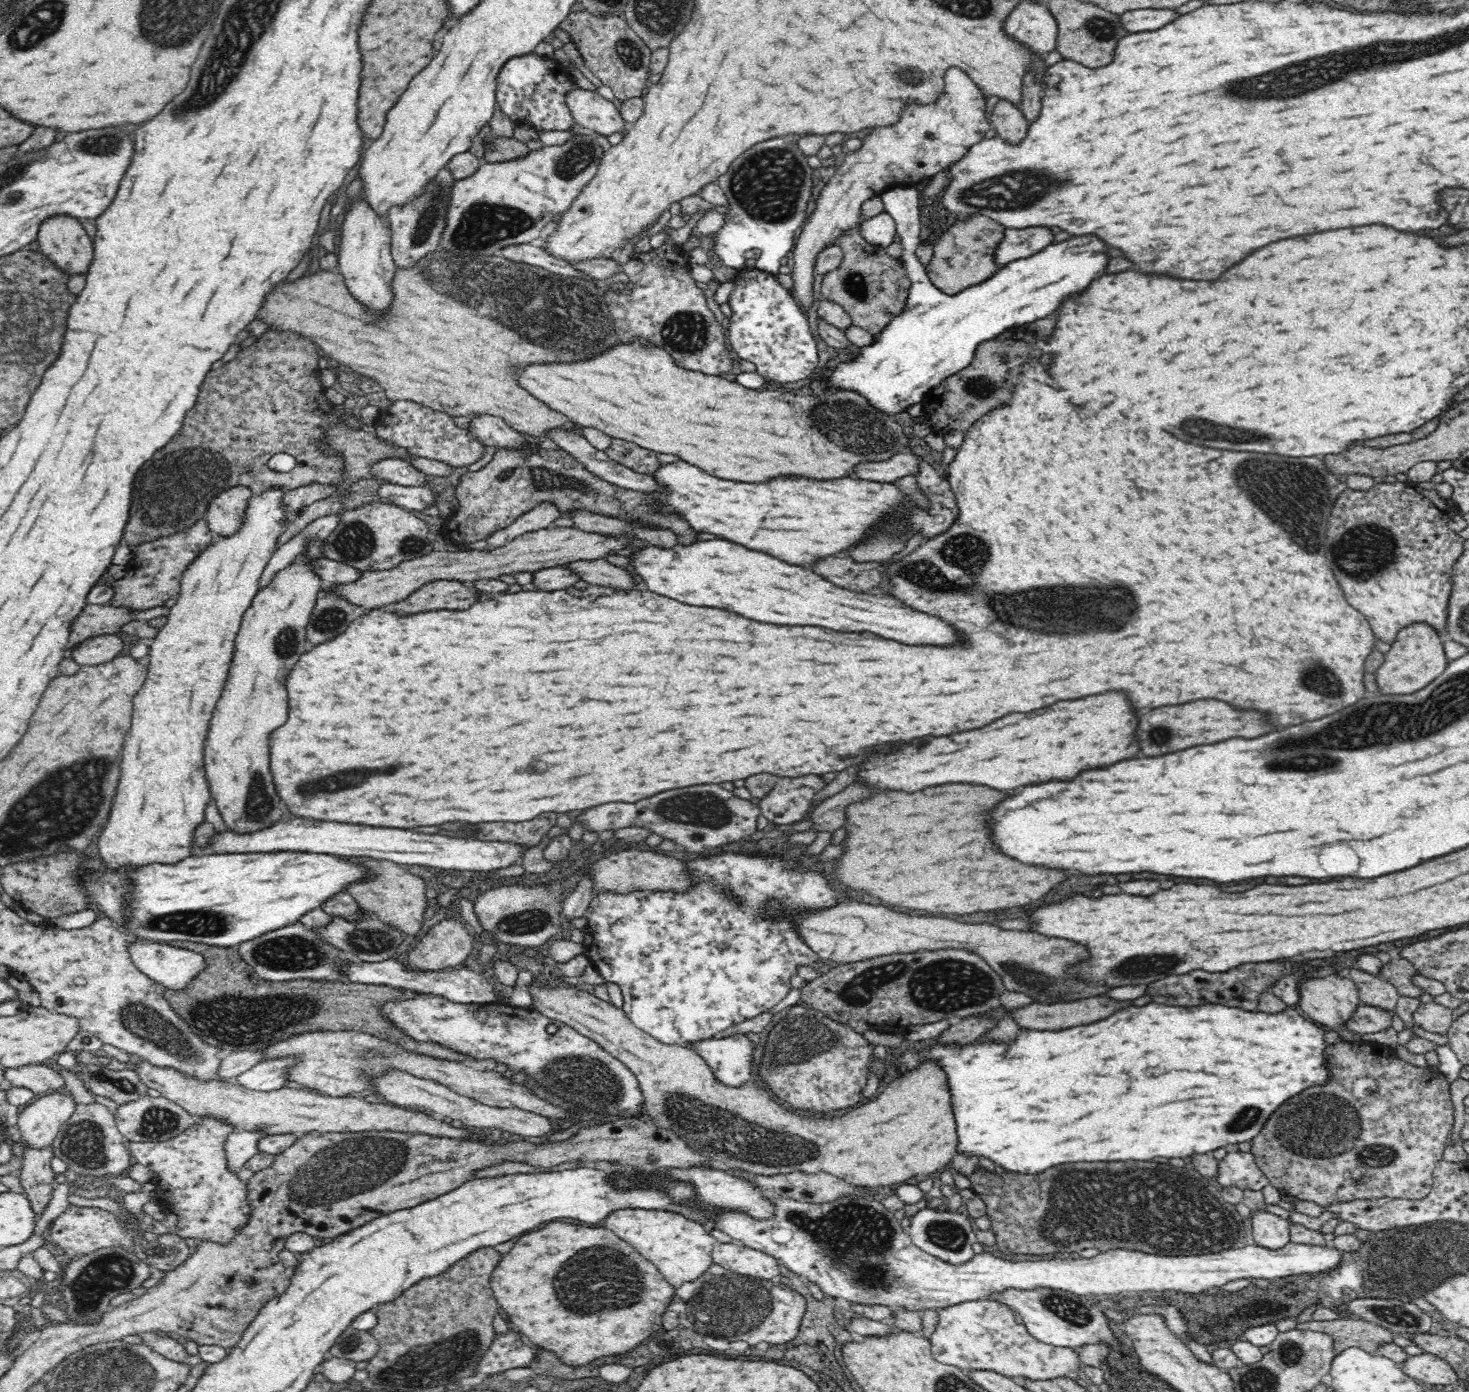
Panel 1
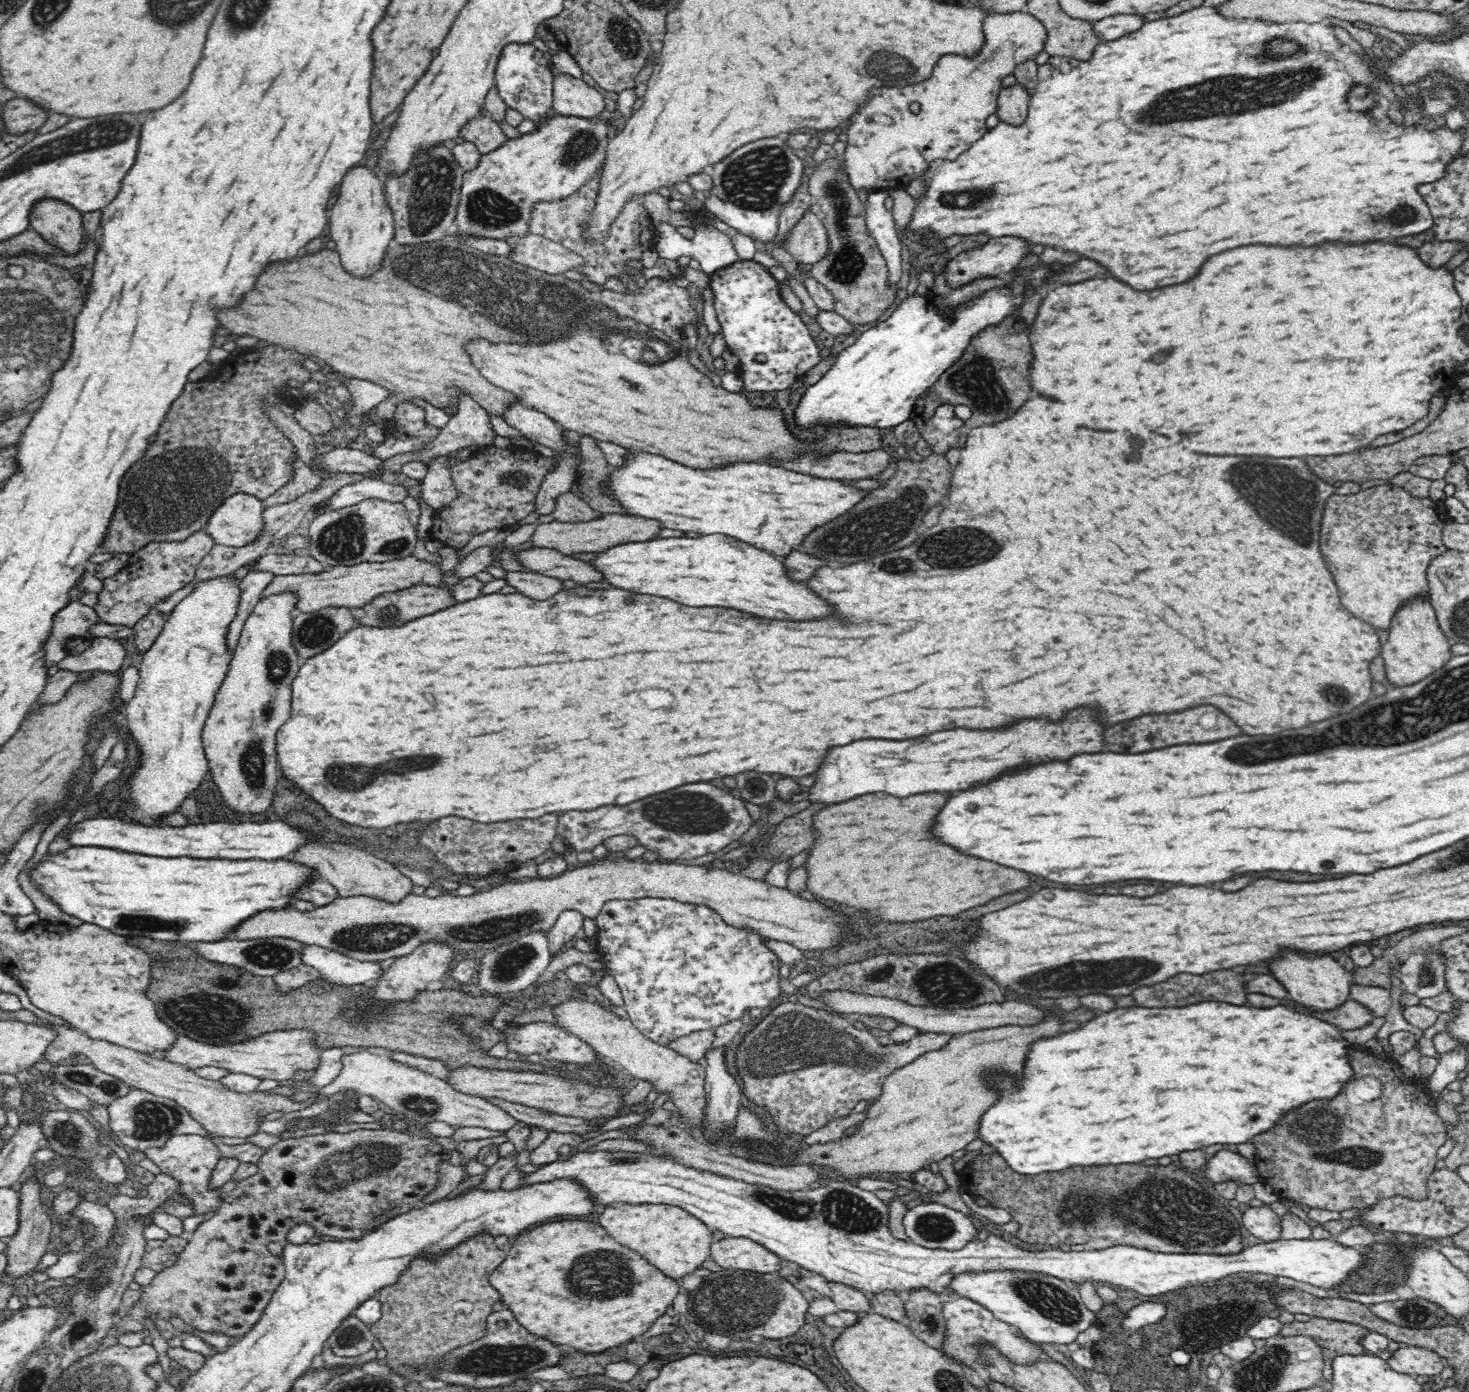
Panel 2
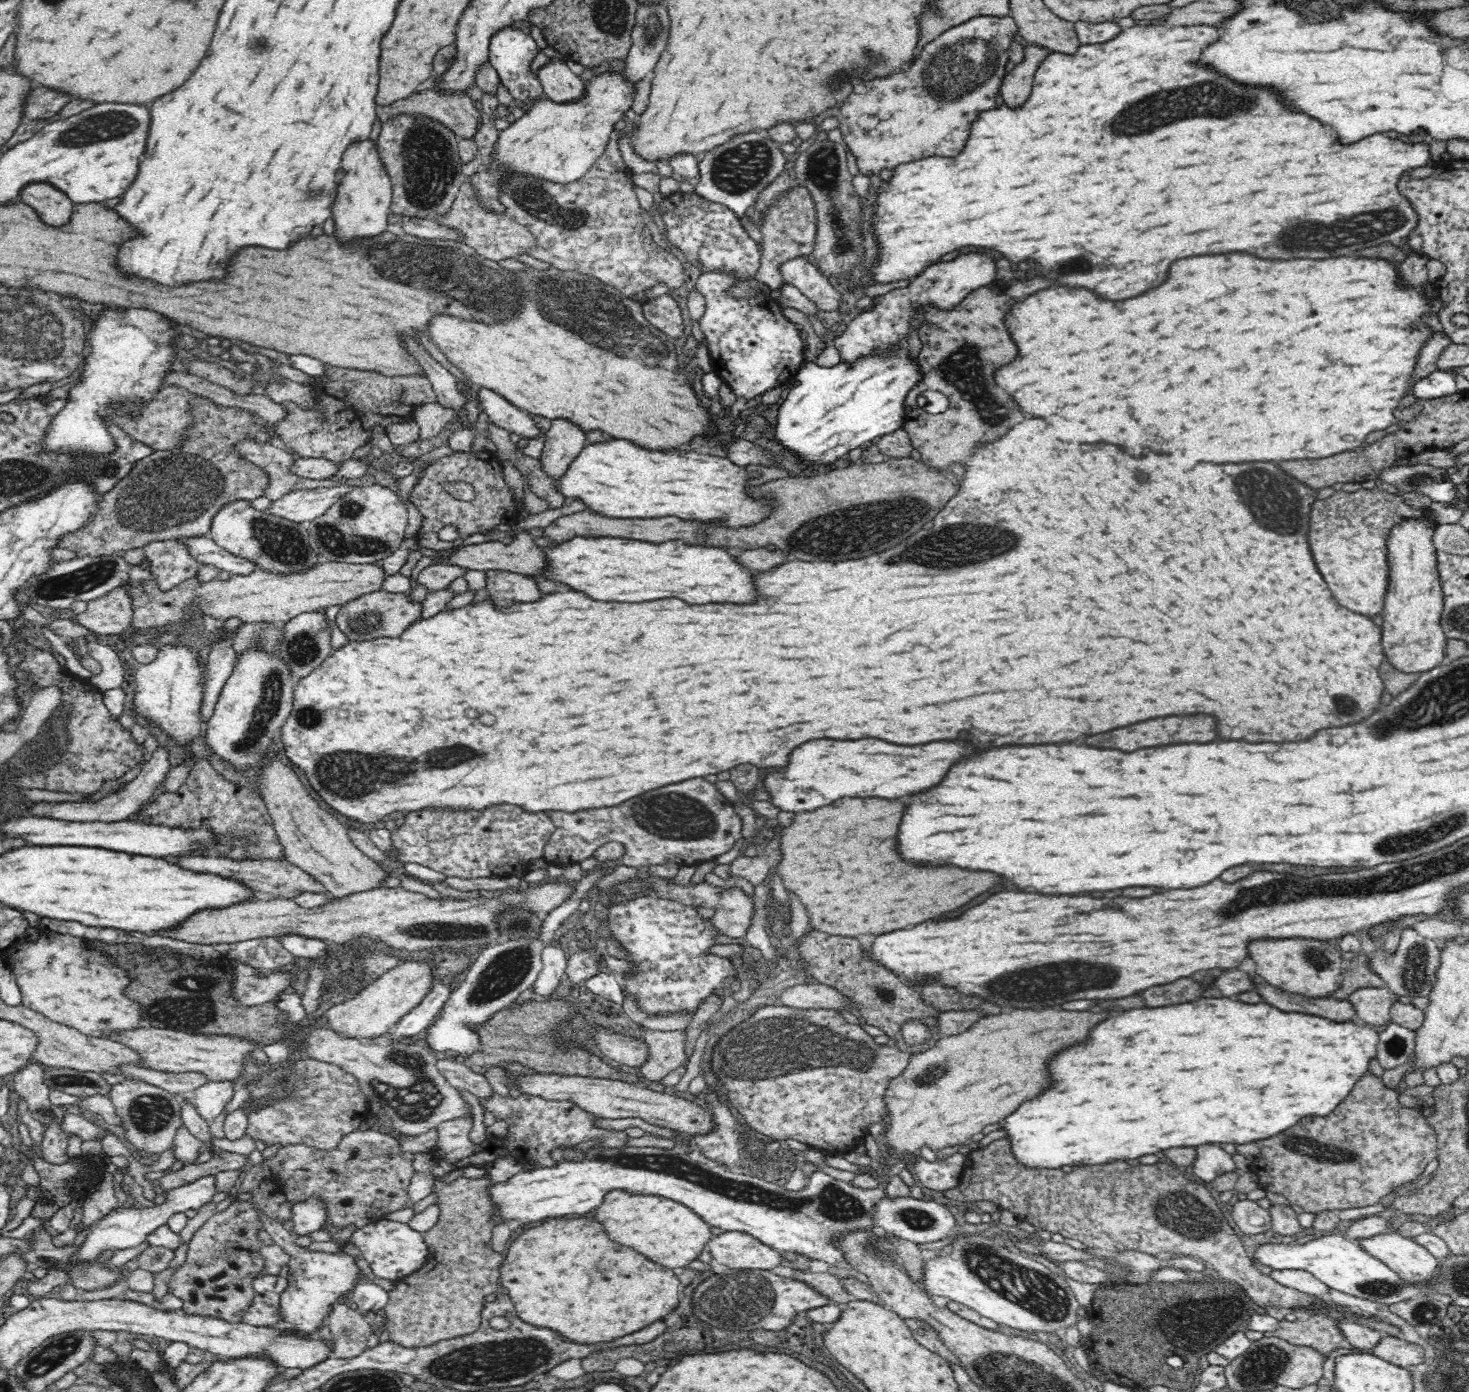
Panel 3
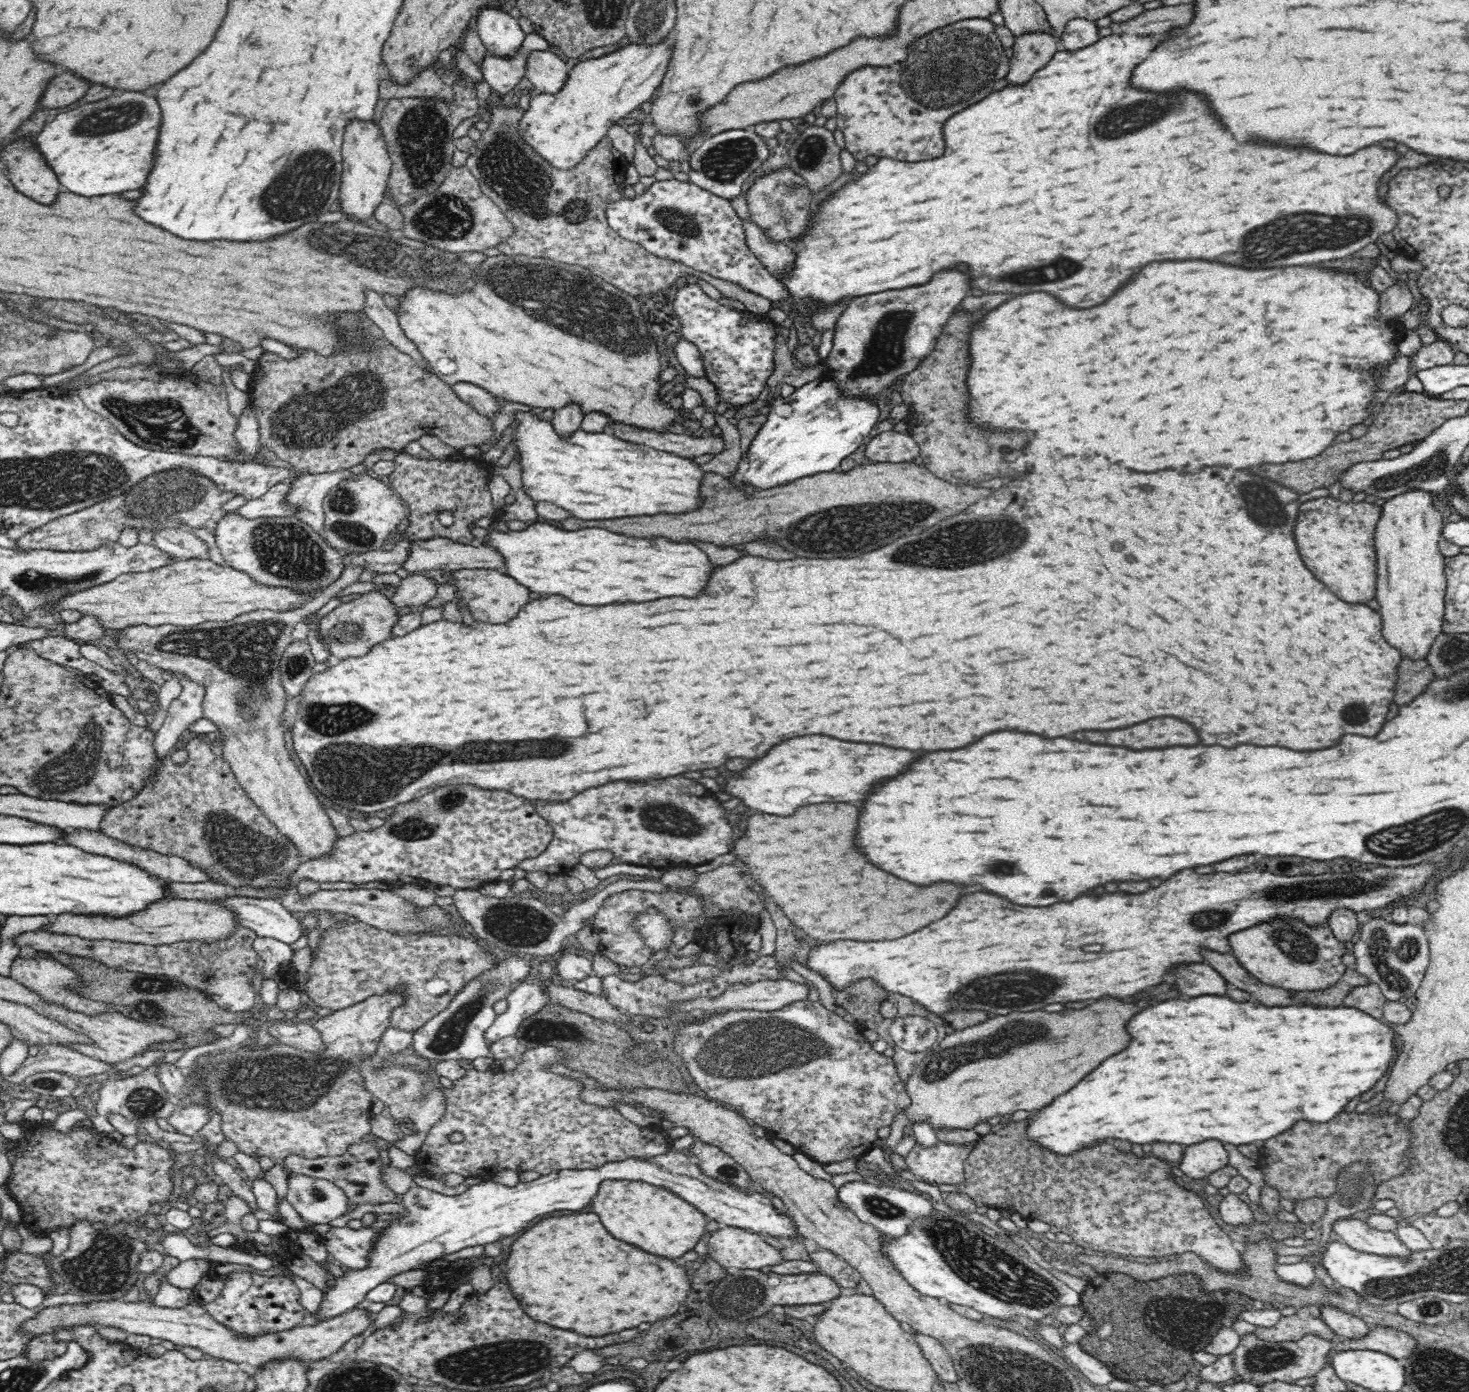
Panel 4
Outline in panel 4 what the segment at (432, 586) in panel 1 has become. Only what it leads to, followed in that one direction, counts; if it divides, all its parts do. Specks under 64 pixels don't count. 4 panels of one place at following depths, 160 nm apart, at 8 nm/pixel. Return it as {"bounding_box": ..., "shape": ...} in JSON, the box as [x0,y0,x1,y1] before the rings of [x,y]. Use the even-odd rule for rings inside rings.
{"bounding_box":[314,590,398,662],"shape":[[[376,590],[334,608],[316,621],[314,629],[318,632],[319,641],[329,650],[331,661],[334,662],[366,656],[373,646],[390,638],[390,630],[396,620],[398,609],[390,603],[386,594]]]}

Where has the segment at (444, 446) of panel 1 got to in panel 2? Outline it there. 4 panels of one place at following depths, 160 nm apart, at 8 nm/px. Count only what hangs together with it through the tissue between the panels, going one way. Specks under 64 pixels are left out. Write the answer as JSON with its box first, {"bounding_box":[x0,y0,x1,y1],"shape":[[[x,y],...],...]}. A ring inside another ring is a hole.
{"bounding_box":[370,401,459,509],"shape":[[[408,401],[398,403],[394,419],[386,423],[384,443],[370,452],[370,455],[384,461],[394,454],[420,451],[440,432],[438,427],[426,425],[424,418],[422,408]],[[448,455],[436,457],[430,464],[427,475],[423,478],[421,497],[434,509],[442,508],[456,497],[459,497],[458,489],[455,488],[450,478],[450,465]]]}

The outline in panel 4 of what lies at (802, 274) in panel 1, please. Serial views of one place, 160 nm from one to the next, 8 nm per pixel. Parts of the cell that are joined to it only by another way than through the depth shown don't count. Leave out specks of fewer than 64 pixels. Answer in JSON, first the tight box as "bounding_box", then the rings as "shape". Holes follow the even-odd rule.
{"bounding_box":[833,19,1009,162],"shape":[[[989,19],[958,20],[928,33],[908,44],[908,56],[900,64],[888,68],[858,68],[858,72],[850,72],[850,76],[838,84],[833,96],[837,128],[843,132],[845,148],[856,160],[864,160],[870,154],[906,162],[938,158],[944,152],[942,124],[956,112],[994,92],[994,88],[1006,88],[1009,58]]]}

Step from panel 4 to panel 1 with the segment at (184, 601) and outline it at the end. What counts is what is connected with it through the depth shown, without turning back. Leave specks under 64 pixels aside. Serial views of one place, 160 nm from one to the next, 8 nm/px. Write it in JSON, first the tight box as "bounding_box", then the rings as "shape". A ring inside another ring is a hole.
{"bounding_box":[320,527,628,610],"shape":[[[549,527],[534,530],[516,537],[500,548],[484,551],[474,549],[471,552],[460,550],[432,551],[426,556],[404,560],[388,570],[358,570],[360,576],[354,582],[346,584],[324,583],[320,595],[328,594],[342,597],[350,604],[370,610],[388,607],[390,602],[404,600],[412,592],[422,588],[433,580],[457,580],[470,583],[478,578],[498,578],[500,574],[516,574],[516,572],[536,572],[536,570],[552,568],[574,560],[596,560],[608,554],[616,554],[628,544],[626,535],[602,535],[585,532],[575,527]]]}

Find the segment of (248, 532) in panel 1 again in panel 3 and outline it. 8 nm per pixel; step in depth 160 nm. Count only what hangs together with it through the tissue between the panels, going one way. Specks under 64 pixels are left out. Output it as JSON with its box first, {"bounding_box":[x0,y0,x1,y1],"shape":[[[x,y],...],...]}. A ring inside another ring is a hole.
{"bounding_box":[134,645,204,744],"shape":[[[164,645],[158,652],[156,657],[150,664],[142,665],[136,672],[134,706],[136,712],[140,716],[144,716],[146,720],[150,720],[152,724],[160,726],[174,742],[186,744],[190,740],[194,740],[200,734],[200,724],[202,717],[198,713],[200,702],[202,702],[202,676],[204,676],[204,667],[198,666],[198,658],[191,652],[186,645],[176,647],[176,645]]]}

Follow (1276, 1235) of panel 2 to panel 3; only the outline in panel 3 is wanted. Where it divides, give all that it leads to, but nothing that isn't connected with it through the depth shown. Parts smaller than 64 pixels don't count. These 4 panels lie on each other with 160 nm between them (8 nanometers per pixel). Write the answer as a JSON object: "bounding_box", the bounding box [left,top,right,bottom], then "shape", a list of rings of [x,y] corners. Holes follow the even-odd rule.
{"bounding_box":[1228,1199,1272,1234],"shape":[[[1238,1199],[1237,1202],[1231,1202],[1228,1206],[1233,1208],[1230,1213],[1232,1220],[1243,1233],[1260,1234],[1271,1229],[1272,1223],[1268,1209],[1258,1206],[1256,1201]]]}

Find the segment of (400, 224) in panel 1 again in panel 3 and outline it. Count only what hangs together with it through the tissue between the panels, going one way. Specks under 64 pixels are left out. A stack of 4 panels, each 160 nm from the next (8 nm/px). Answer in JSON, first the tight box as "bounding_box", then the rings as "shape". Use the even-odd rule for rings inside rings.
{"bounding_box":[377,114,467,220],"shape":[[[396,114],[386,120],[381,127],[377,139],[377,149],[381,161],[385,164],[392,183],[391,212],[412,216],[412,218],[427,218],[434,220],[434,214],[442,214],[452,206],[454,196],[458,194],[460,184],[467,176],[462,173],[461,156],[459,155],[459,137],[447,126],[425,114]]]}

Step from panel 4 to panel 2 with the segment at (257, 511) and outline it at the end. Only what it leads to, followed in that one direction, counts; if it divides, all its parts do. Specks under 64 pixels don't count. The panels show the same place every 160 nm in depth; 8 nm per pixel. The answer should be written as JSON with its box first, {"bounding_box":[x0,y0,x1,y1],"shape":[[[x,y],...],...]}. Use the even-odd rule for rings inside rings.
{"bounding_box":[313,477,406,516],"shape":[[[366,477],[364,480],[343,486],[338,492],[334,492],[330,498],[320,502],[313,508],[313,511],[320,516],[359,504],[366,498],[381,498],[390,502],[402,502],[406,498],[406,488],[401,485],[394,485],[385,478],[372,479]]]}

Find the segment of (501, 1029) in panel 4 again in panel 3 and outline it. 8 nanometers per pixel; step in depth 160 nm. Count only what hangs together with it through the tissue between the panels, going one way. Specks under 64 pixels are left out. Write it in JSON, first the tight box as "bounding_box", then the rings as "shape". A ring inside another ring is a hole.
{"bounding_box":[529,943,567,1000],"shape":[[[558,943],[548,944],[541,950],[542,970],[529,989],[534,1000],[551,998],[565,974],[567,958]]]}

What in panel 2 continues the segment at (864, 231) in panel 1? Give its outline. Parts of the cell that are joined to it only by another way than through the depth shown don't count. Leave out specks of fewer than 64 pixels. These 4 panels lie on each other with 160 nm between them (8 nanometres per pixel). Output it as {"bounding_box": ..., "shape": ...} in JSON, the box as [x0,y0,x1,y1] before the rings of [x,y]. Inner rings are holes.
{"bounding_box":[865,190,902,287],"shape":[[[868,190],[865,219],[867,229],[877,240],[882,256],[886,259],[888,269],[888,287],[894,287],[902,276],[902,243],[898,241],[896,226],[890,210],[884,207],[887,190]]]}

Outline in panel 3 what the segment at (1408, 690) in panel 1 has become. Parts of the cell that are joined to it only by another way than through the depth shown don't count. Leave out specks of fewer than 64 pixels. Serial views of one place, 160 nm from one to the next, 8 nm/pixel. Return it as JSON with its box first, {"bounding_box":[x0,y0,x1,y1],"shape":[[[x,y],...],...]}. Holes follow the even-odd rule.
{"bounding_box":[1382,510,1446,672],"shape":[[[1422,510],[1422,514],[1420,517],[1411,517],[1410,519],[1405,519],[1401,521],[1399,524],[1396,524],[1390,528],[1390,532],[1388,532],[1388,536],[1386,536],[1386,551],[1388,551],[1388,588],[1386,588],[1386,594],[1384,594],[1384,606],[1382,606],[1382,646],[1384,646],[1384,654],[1386,654],[1386,658],[1390,660],[1392,666],[1395,666],[1400,672],[1426,672],[1432,670],[1432,668],[1436,668],[1441,664],[1445,663],[1445,655],[1444,655],[1444,644],[1446,644],[1446,635],[1443,631],[1441,625],[1441,614],[1443,611],[1444,601],[1443,601],[1443,590],[1442,585],[1440,584],[1439,572],[1438,572],[1438,561],[1436,558],[1437,548],[1433,543],[1434,531],[1437,526],[1436,518],[1426,510]]]}

